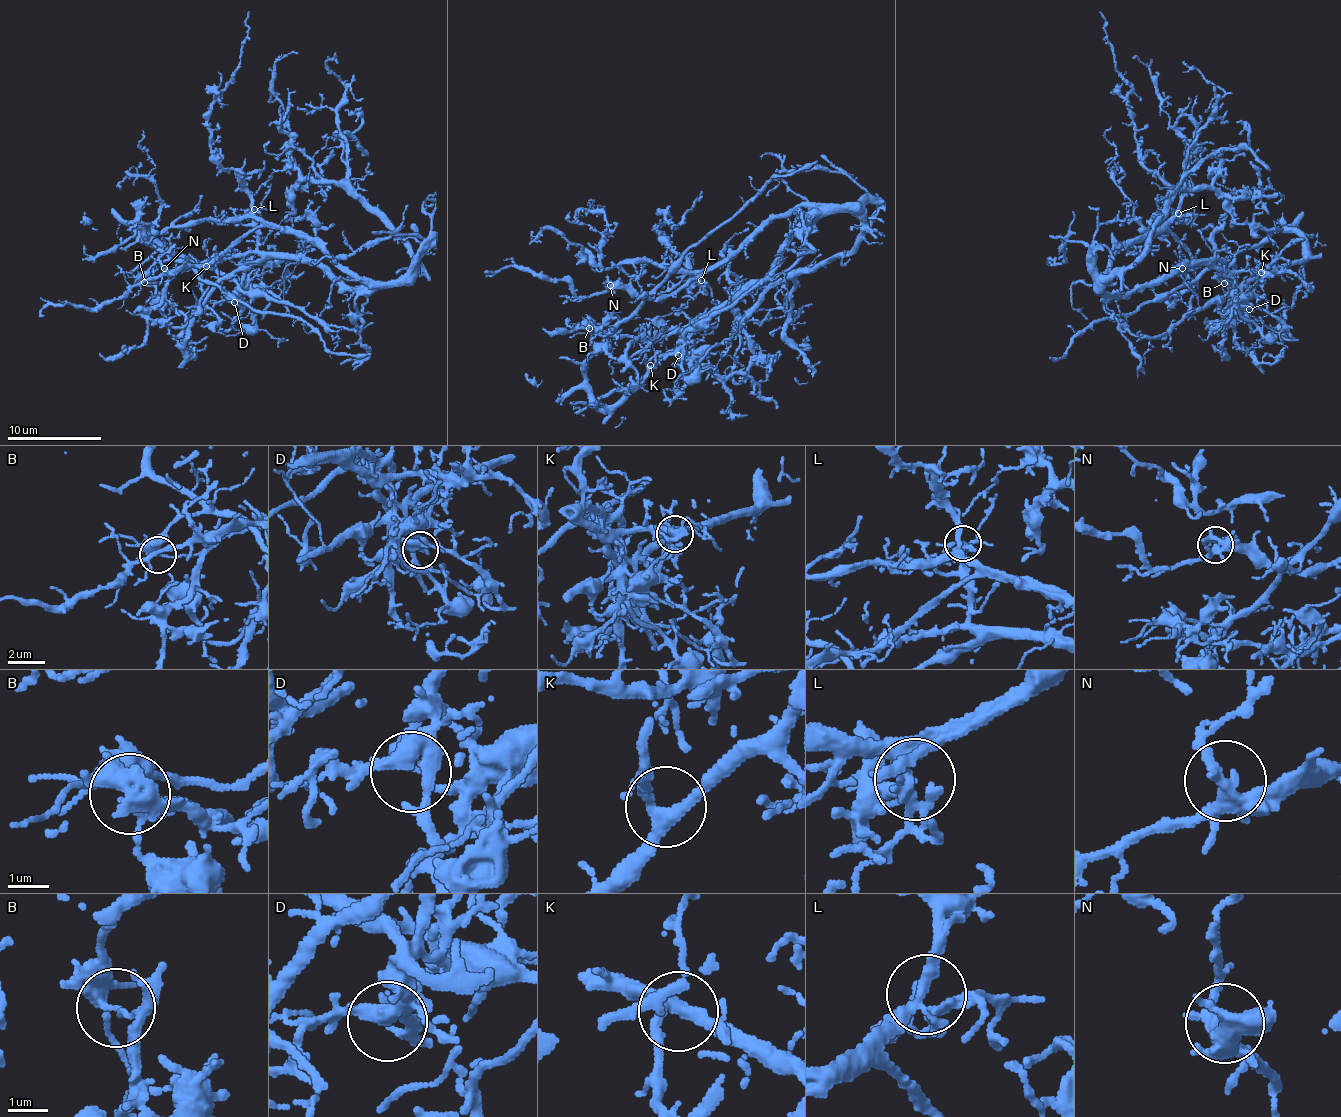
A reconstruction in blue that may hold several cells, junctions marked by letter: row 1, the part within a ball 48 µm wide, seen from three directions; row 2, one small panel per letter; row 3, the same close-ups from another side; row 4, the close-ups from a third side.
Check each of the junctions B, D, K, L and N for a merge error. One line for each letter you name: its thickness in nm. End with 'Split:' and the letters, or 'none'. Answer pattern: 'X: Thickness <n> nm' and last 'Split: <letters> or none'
B: Thickness 220 nm
Split: B

